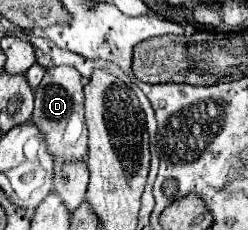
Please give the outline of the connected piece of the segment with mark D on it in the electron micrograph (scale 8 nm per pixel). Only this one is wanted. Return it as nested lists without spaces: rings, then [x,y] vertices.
[[[49,67],[43,81],[35,91],[35,111],[33,123],[45,133],[49,153],[55,157],[57,169],[73,159],[83,159],[87,155],[87,125],[83,115],[83,77],[75,67]]]

